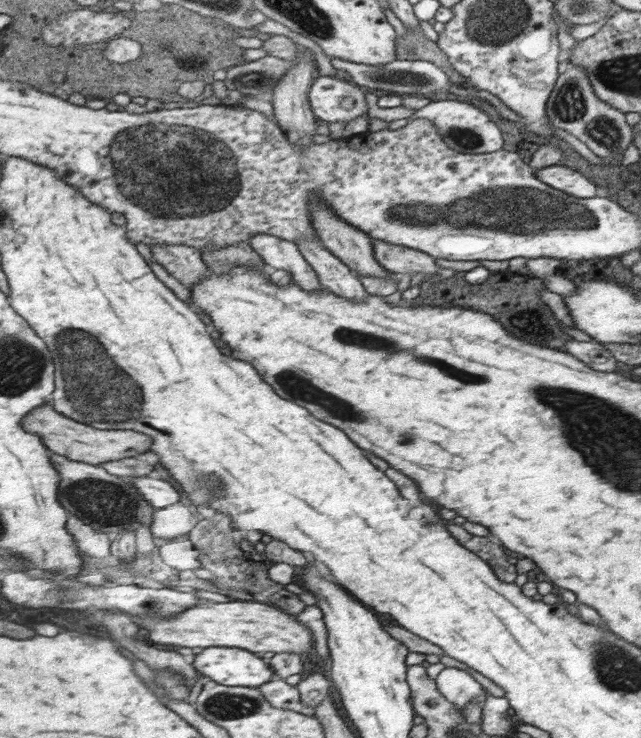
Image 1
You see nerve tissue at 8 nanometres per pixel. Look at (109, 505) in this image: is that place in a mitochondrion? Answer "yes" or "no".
yes

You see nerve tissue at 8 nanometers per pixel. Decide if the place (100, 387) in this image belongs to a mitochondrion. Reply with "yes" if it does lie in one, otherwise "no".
yes

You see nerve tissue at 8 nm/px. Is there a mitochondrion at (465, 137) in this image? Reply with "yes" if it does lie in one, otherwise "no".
yes

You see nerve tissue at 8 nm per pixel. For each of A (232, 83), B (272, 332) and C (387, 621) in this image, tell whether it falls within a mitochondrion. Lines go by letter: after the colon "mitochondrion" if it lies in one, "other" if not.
A: other
B: other
C: other

